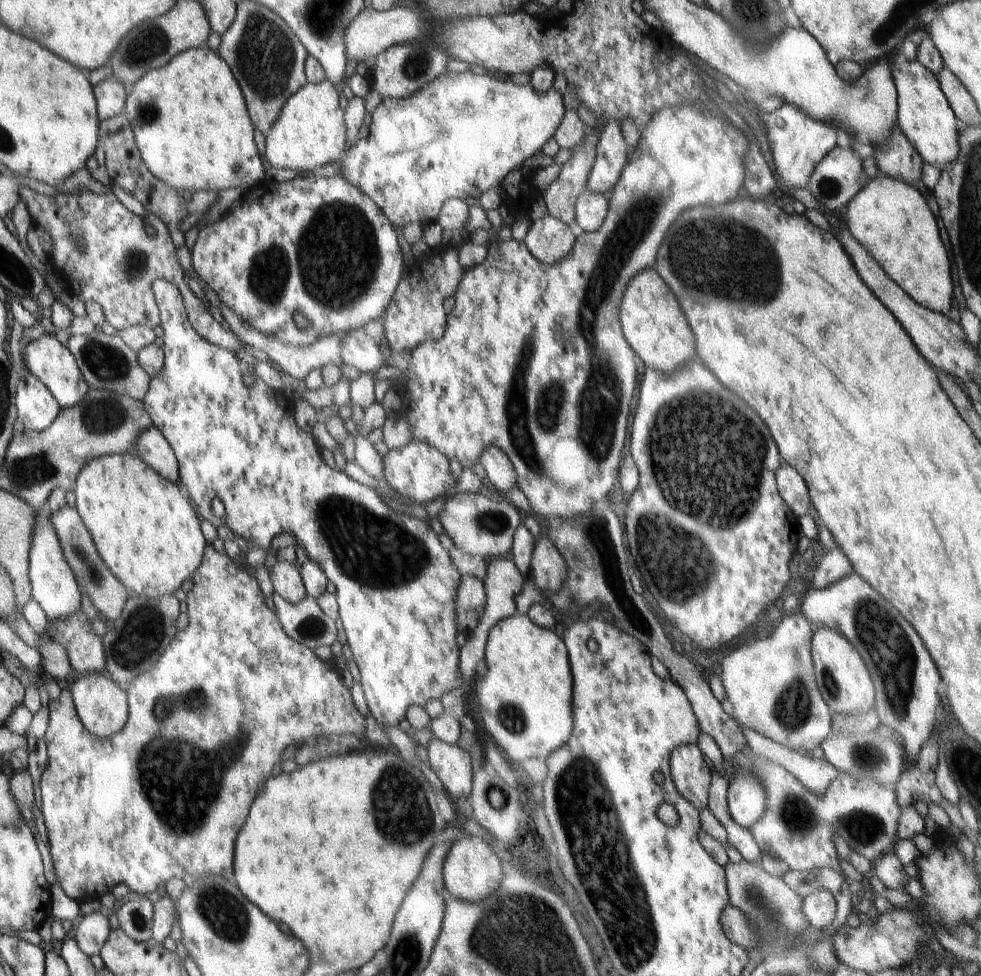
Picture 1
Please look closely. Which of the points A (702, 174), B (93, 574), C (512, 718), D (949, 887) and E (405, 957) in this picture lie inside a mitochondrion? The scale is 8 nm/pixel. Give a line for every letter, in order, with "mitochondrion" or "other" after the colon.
A: other
B: mitochondrion
C: mitochondrion
D: mitochondrion
E: mitochondrion

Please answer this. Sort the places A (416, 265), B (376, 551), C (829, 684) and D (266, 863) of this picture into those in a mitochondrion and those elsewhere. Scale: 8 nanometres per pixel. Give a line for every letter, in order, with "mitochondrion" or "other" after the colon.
A: other
B: mitochondrion
C: mitochondrion
D: other

